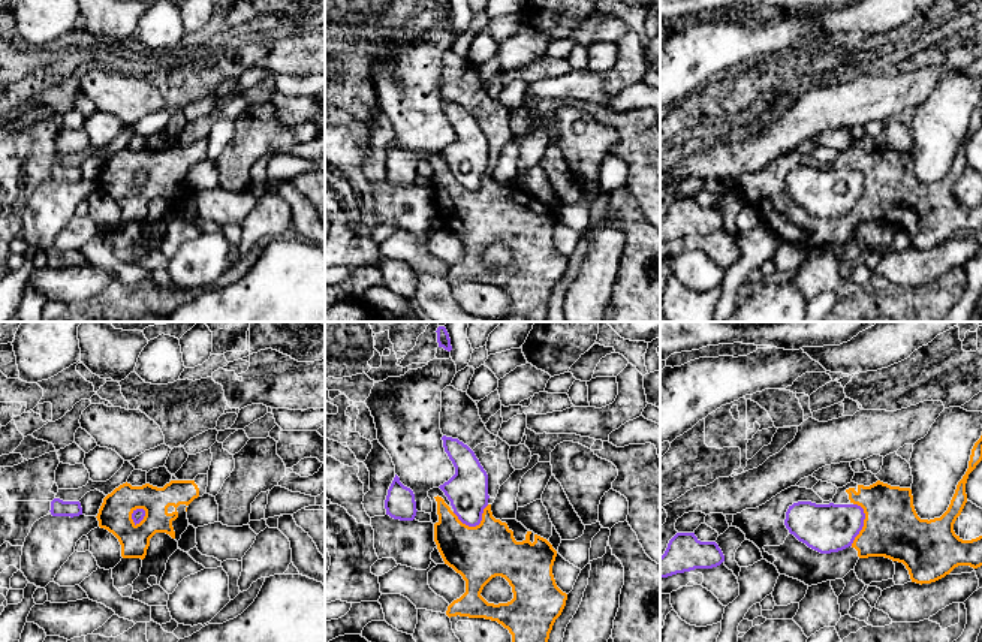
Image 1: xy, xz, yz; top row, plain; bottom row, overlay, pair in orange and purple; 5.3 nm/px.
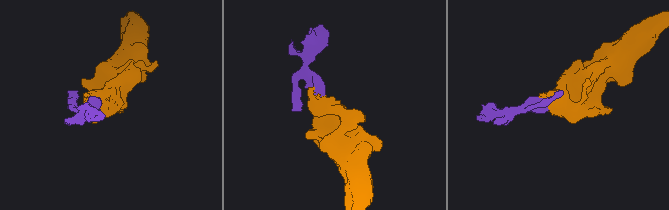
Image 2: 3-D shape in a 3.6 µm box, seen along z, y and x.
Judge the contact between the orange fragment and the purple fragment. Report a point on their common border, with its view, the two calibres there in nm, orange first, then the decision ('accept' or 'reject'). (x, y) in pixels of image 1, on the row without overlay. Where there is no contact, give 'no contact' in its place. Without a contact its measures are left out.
xz (476, 190) | 300/220 nm | reject

